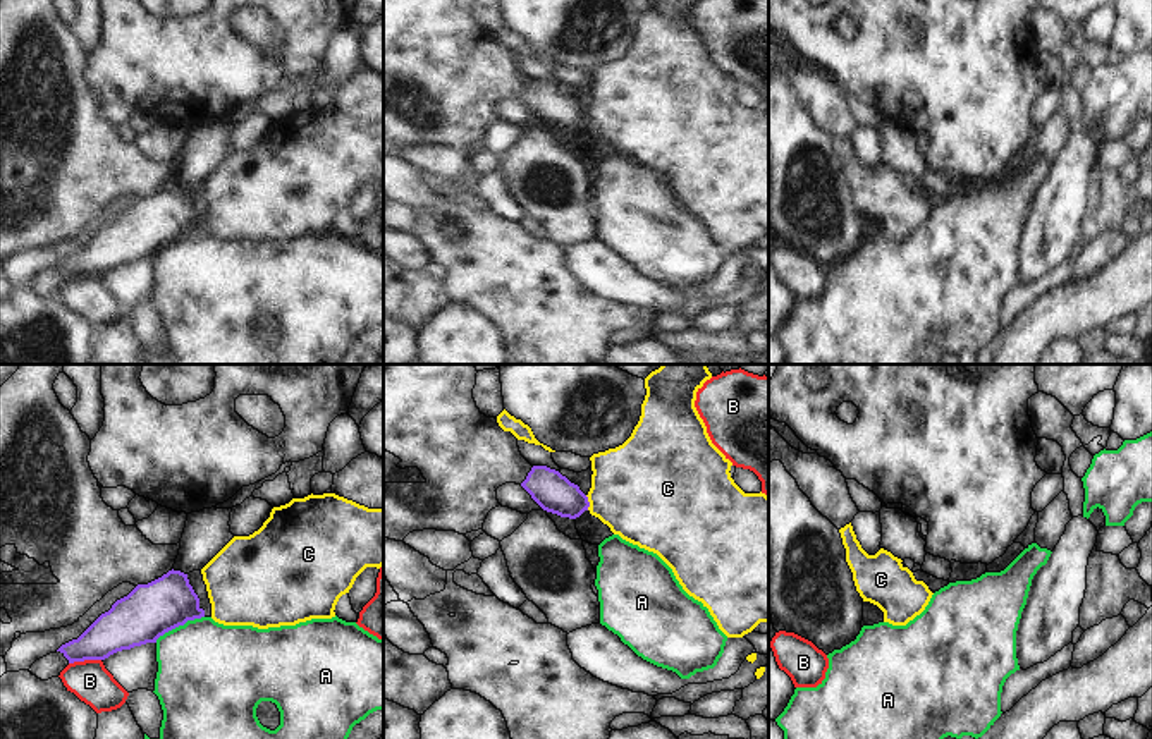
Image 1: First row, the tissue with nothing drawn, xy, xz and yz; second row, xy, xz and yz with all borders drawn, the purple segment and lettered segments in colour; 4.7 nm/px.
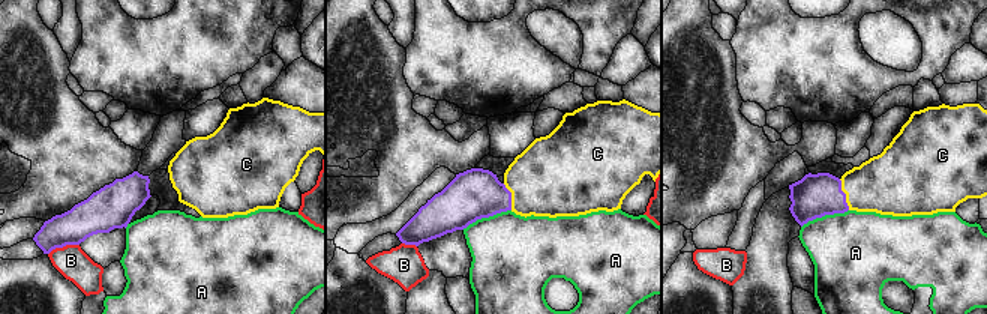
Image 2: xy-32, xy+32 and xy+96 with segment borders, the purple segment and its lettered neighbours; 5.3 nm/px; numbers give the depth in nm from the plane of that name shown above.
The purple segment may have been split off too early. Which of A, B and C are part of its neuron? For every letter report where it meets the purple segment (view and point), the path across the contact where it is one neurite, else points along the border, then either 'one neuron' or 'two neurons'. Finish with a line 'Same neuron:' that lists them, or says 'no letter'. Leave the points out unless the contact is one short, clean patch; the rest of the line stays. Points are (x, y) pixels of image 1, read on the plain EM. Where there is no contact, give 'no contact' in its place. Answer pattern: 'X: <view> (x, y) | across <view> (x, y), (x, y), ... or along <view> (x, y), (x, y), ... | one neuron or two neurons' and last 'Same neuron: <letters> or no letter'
A: xy (179, 239) | along xy (203, 231), (165, 246), (155, 256) | two neurons
B: xy (85, 274) | along xy (100, 274), (69, 279) | two neurons
C: xz (588, 117) | across xz (549, 103), (571, 117), (588, 117), (640, 105) | one neuron
Same neuron: C

